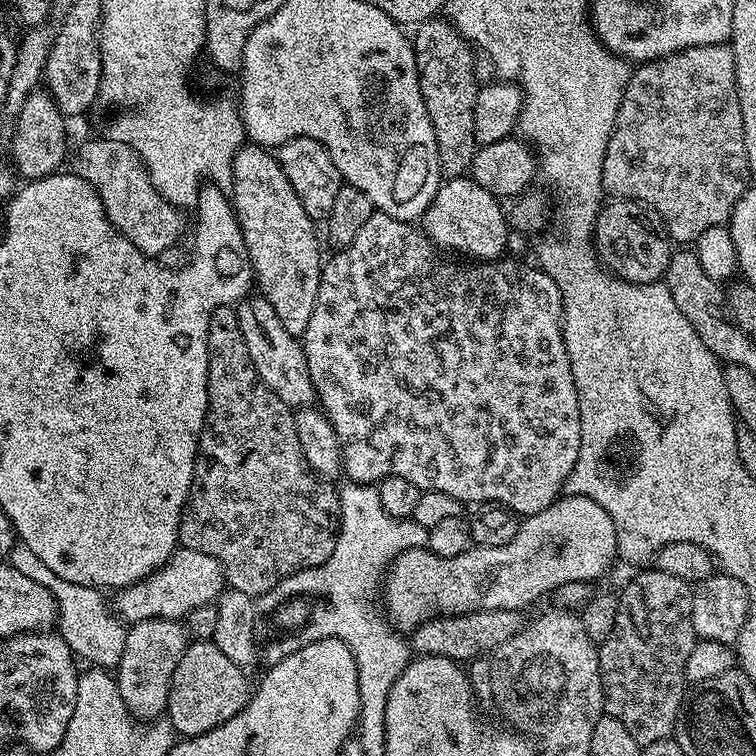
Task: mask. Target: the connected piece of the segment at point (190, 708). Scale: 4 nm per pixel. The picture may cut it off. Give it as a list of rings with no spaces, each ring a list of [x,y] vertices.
[[[212,641],[189,643],[175,667],[165,708],[173,731],[184,738],[197,736],[224,725],[234,714],[240,713],[250,695],[250,684],[248,688],[244,676],[243,669],[236,667]]]

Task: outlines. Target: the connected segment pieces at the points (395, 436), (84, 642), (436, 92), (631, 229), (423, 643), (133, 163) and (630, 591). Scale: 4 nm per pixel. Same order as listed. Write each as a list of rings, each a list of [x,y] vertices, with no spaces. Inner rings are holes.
[[[376,210],[370,218],[366,218],[362,230],[358,230],[358,235],[354,237],[354,242],[350,246],[333,251],[333,256],[323,261],[320,269],[320,281],[318,282],[318,298],[314,298],[314,314],[310,314],[310,326],[306,326],[302,337],[304,353],[306,354],[306,366],[310,366],[310,378],[314,382],[316,399],[328,421],[334,426],[334,434],[338,434],[340,443],[340,462],[343,475],[354,484],[371,484],[385,480],[387,476],[397,476],[398,478],[410,478],[419,488],[425,492],[441,492],[450,498],[459,500],[465,506],[475,506],[486,502],[498,502],[510,510],[514,510],[517,516],[533,516],[546,506],[550,506],[565,491],[570,470],[574,470],[574,462],[578,462],[578,450],[582,446],[582,422],[580,421],[580,407],[578,406],[578,394],[574,386],[574,374],[572,373],[572,363],[566,350],[564,341],[564,329],[562,327],[562,313],[564,311],[564,299],[560,296],[558,286],[550,274],[543,272],[535,263],[523,264],[520,260],[508,260],[501,258],[489,260],[487,262],[464,262],[468,264],[451,264],[448,260],[443,260],[441,249],[437,248],[423,231],[415,223],[390,218],[385,212]]]
[[[16,542],[12,545],[11,552],[6,557],[7,563],[14,570],[26,574],[26,578],[34,578],[38,586],[44,586],[50,592],[56,603],[56,624],[58,634],[70,646],[73,657],[85,665],[102,668],[105,670],[115,669],[122,658],[122,649],[126,647],[126,634],[128,628],[125,621],[104,601],[105,593],[98,588],[82,586],[74,582],[66,582],[66,578],[58,578],[54,570],[49,570],[45,564],[37,558],[30,546]]]
[[[444,18],[425,20],[415,32],[412,49],[416,55],[424,105],[436,131],[440,171],[448,178],[463,176],[471,169],[478,147],[474,138],[474,98],[478,81],[472,69],[473,45]]]
[[[619,198],[609,199],[596,215],[594,243],[601,265],[631,284],[657,283],[667,273],[674,251],[674,241],[653,208]]]
[[[486,610],[463,612],[461,616],[438,615],[411,629],[410,647],[416,656],[441,656],[457,662],[472,660],[475,656],[491,654],[502,642],[522,631],[526,623],[523,611]]]
[[[101,138],[88,140],[76,152],[75,175],[81,176],[102,198],[104,213],[119,232],[138,250],[156,258],[166,247],[181,243],[180,235],[184,232],[185,213],[176,208],[150,182],[144,163],[130,146],[117,140]]]
[[[655,568],[643,569],[636,580],[629,582],[628,586],[618,596],[618,615],[617,621],[610,632],[610,636],[606,638],[603,644],[598,648],[598,659],[600,661],[600,677],[602,678],[602,690],[604,691],[604,710],[607,715],[618,718],[618,722],[622,722],[622,726],[626,726],[626,730],[630,730],[630,738],[634,738],[634,742],[641,746],[653,744],[659,740],[669,739],[675,733],[676,719],[680,713],[680,704],[686,695],[686,662],[690,659],[690,650],[694,650],[698,639],[693,624],[693,587],[686,583],[684,579],[675,578],[673,575],[658,571]]]

